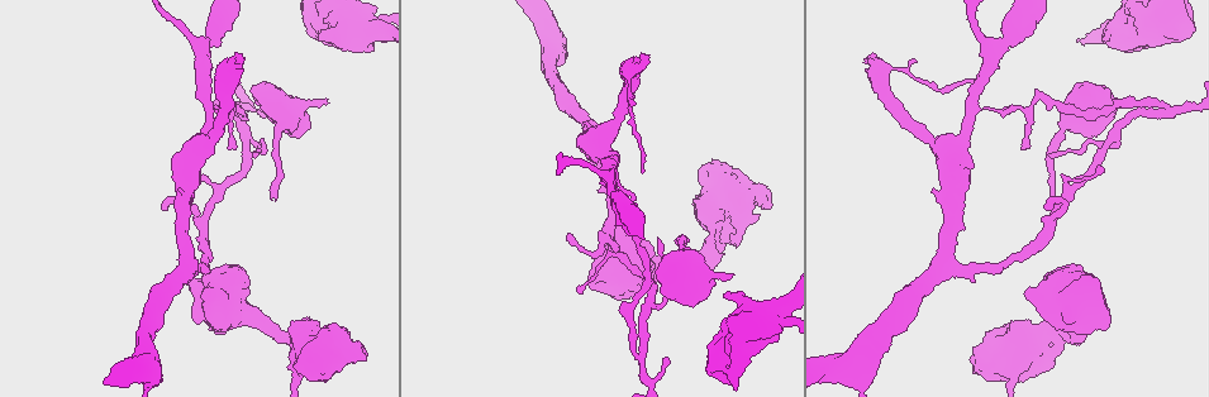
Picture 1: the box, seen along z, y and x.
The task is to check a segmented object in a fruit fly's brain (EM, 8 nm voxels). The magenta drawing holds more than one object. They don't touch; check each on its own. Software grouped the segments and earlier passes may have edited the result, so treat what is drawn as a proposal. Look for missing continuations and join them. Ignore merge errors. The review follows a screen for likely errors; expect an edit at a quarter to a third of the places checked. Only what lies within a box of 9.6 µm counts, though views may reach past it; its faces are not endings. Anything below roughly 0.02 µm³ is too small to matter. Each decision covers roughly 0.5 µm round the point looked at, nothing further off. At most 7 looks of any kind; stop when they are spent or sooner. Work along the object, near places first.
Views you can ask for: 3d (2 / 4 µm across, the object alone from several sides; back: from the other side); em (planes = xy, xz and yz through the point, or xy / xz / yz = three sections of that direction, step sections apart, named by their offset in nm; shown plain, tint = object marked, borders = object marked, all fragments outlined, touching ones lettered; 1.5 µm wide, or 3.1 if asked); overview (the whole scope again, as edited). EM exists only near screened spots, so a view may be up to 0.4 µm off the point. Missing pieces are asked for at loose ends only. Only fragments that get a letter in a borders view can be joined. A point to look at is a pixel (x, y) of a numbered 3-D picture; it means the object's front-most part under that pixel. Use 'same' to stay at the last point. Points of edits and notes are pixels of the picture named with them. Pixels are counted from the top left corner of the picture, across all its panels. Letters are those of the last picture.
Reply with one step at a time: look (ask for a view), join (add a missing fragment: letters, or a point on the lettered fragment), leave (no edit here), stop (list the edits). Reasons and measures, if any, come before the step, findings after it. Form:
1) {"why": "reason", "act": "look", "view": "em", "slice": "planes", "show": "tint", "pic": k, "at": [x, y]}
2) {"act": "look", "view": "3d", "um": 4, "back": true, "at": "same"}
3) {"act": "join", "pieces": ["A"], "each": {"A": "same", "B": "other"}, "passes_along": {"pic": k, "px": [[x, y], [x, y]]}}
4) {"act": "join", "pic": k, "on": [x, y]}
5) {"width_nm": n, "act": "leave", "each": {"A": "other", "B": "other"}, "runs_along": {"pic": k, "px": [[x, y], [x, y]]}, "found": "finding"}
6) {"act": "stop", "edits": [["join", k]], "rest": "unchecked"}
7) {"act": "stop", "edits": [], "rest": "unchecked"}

{"why": "branch stops here", "act": "look", "view": "em", "slice": "xy", "step": 8, "show": "borders", "pic": 1, "at": [733, 274]}

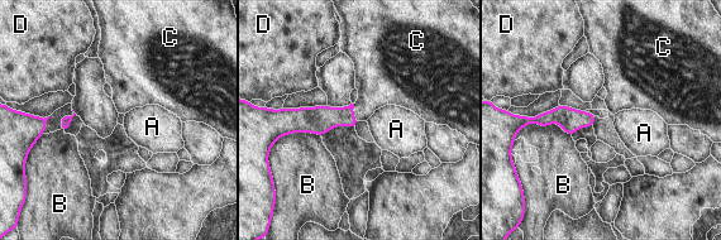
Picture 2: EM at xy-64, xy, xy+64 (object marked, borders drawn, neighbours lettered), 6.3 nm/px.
{"longest_contact_nm": ["B", 360], "act": "join", "pieces": ["C"], "each": {"A": "other", "B": "other", "C": "same", "D": "other"}, "found": "it goes on there"}

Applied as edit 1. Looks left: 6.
{"why": "see it whole again", "act": "look", "view": "overview"}

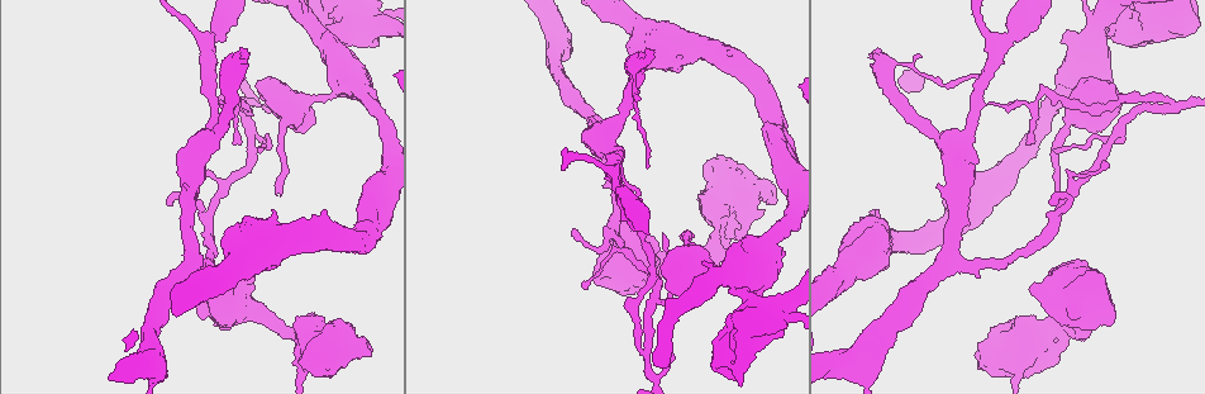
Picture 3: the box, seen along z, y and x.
{"why": "tapers out", "act": "look", "view": "em", "slice": "xy", "step": 8, "show": "borders", "pic": 3, "at": [280, 196]}

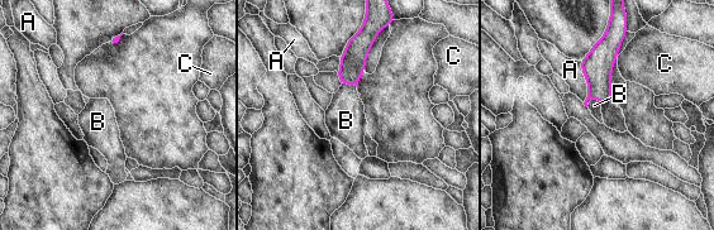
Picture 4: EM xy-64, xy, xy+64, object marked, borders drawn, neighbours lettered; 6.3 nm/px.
{"why": "cut it another way", "act": "look", "view": "em", "slice": "planes", "show": "borders", "at": "same"}

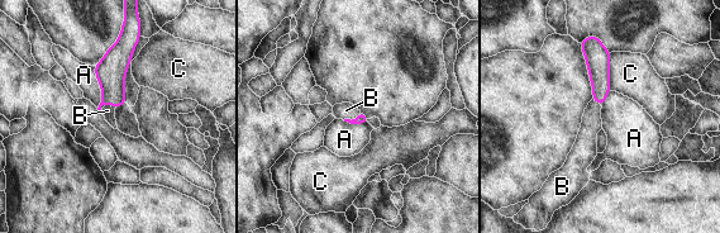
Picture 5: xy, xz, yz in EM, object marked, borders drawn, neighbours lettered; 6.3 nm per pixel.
{"act": "join", "pieces": ["B"], "each": {"A": "other", "B": "same", "C": "other"}, "passes_along": {"pic": 5, "px": [[362, 118], [352, 119], [346, 110]]}, "found": "the neuron continues"}

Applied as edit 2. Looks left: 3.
{"why": "branch stops here", "act": "look", "view": "3d", "um": 4, "pic": 3, "at": [1110, 322]}

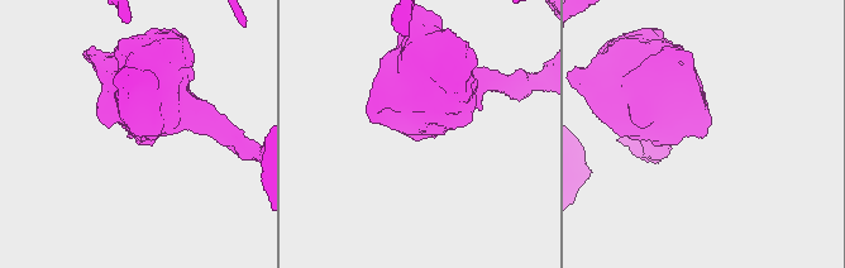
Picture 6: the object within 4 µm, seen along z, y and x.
{"act": "look", "view": "em", "slice": "yz", "step": 4, "show": "tint", "pic": 6, "at": [130, 136]}

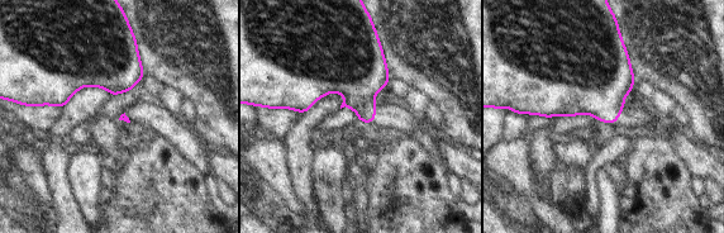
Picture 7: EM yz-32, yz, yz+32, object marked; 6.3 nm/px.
{"why": "cut it another way", "act": "look", "view": "em", "slice": "planes", "show": "borders", "at": "same"}

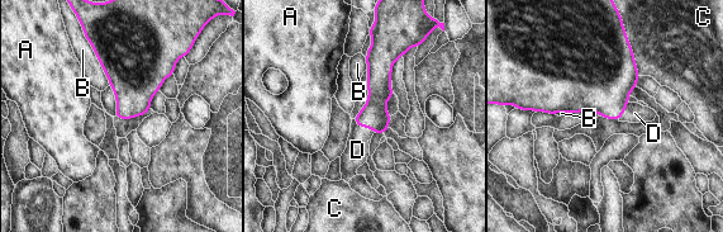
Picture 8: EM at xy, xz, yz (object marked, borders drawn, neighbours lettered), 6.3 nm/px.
{"act": "join", "pieces": ["D"], "each": {"A": "other", "B": "other", "C": "other", "D": "same"}, "passes_along": {"pic": 8, "px": [[374, 114], [364, 126], [357, 150]]}, "found": "it goes on there"}

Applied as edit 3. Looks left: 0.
{"act": "stop", "edits": [["join", 2], ["join", 5], ["join", 8]], "rest": "unchecked"}

